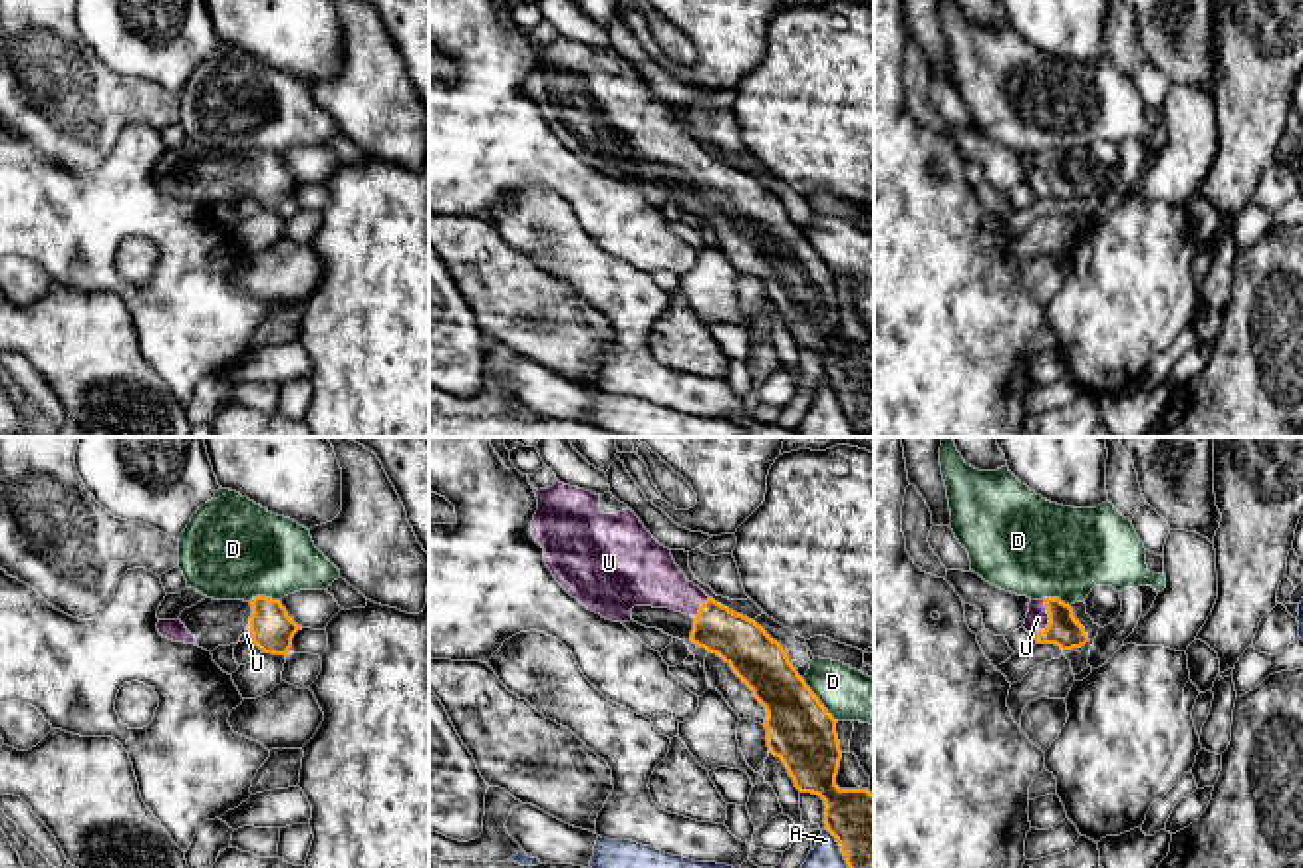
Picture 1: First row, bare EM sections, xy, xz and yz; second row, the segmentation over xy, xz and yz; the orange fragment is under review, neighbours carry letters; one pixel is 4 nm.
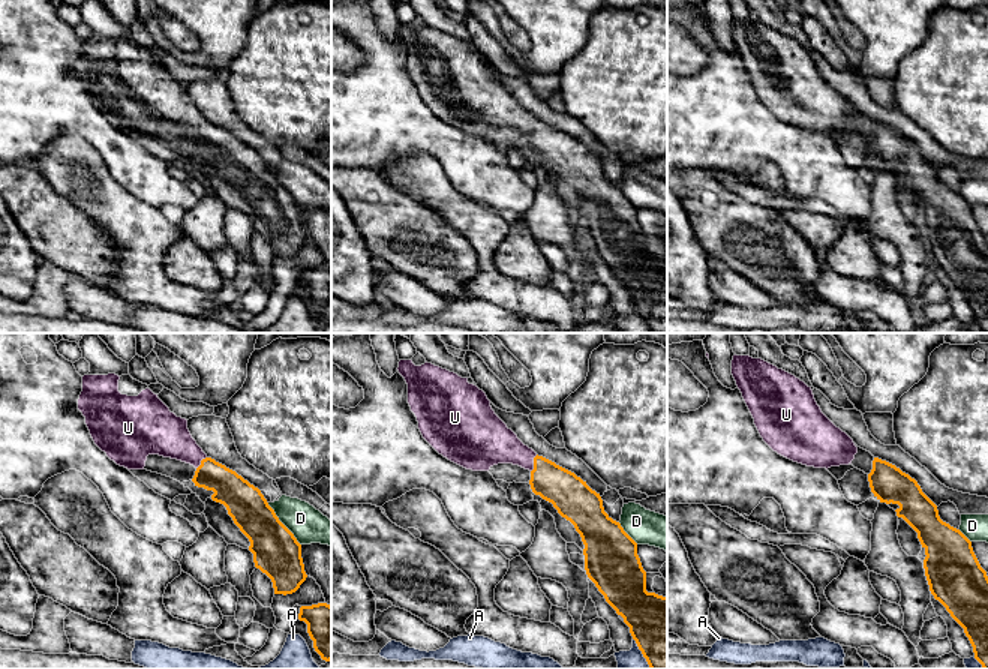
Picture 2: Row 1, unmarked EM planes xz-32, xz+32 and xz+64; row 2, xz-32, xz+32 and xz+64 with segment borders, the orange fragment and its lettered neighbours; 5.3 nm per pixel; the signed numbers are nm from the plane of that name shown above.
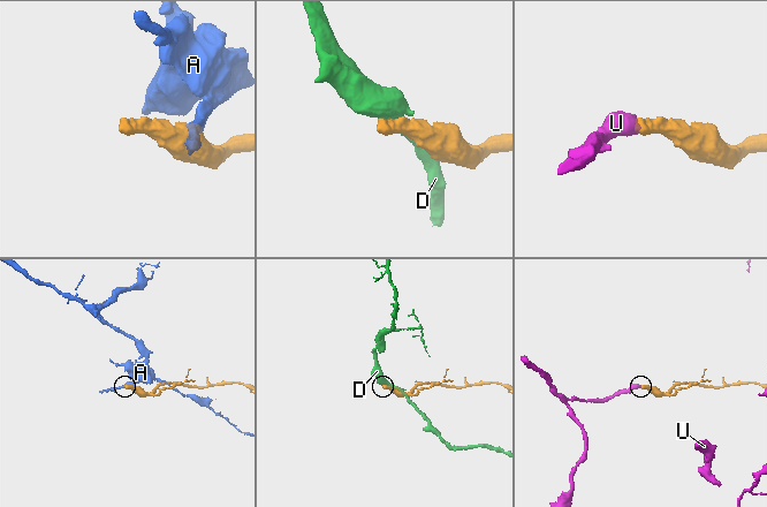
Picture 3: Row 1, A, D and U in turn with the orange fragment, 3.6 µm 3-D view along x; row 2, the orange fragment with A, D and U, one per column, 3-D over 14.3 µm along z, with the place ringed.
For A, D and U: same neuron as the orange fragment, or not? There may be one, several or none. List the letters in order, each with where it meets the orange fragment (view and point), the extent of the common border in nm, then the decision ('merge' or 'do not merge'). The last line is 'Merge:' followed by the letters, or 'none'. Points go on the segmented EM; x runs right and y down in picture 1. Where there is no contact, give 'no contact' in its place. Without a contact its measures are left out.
A: xz (841, 849) | 180 nm | do not merge
D: xz (819, 700) | 240 nm | do not merge
U: yz (1049, 618) | 170 nm | merge
Merge: U

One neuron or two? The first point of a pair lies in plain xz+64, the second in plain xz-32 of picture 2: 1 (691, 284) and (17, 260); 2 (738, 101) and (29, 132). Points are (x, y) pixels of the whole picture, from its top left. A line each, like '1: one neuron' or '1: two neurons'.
1: one neuron
2: one neuron

